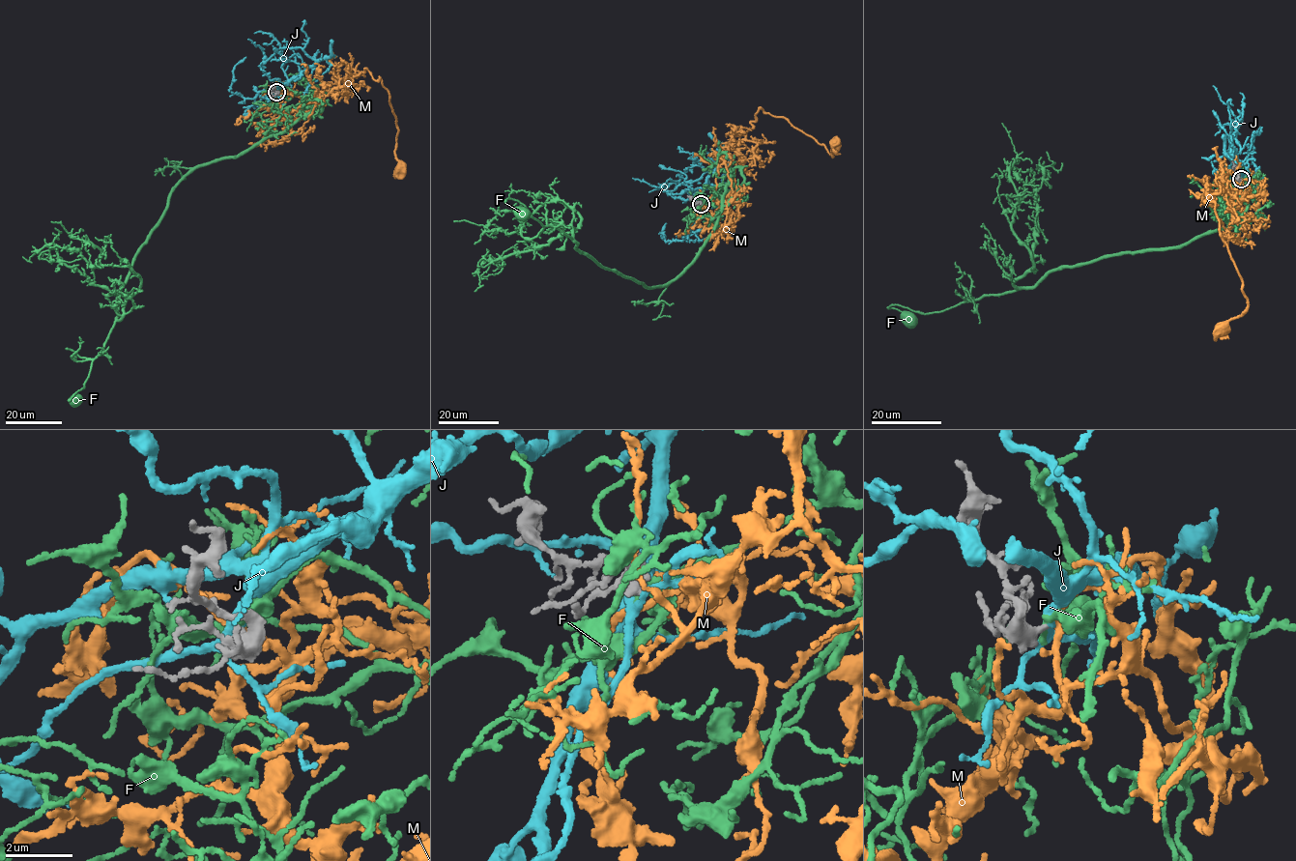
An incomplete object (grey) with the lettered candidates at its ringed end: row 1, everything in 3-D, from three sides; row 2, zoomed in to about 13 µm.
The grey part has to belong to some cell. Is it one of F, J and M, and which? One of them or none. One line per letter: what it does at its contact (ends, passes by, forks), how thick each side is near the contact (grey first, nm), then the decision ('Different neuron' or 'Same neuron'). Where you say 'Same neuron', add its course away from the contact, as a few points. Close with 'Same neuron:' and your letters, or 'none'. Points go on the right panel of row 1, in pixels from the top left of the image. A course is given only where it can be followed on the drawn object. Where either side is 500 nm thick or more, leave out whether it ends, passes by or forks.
F: It ends there. Thickness 320 nm (grey) against 200 nm. Different neuron
J: It forks there. Thickness 320 nm (grey) against 240 nm. Different neuron
M: It passes by. Thickness 320 nm (grey) against 180 nm. Same neuron. Its course: (1241, 179), (1229, 205), (1212, 197), (1218, 186), (1205, 202), (1247, 301), (1223, 328)
Same neuron: M

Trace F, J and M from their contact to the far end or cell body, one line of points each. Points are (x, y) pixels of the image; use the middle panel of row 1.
F: (701, 204), (744, 182), (739, 168), (698, 254), (651, 288), (604, 269), (506, 200), (520, 213)
J: (701, 204), (711, 162), (709, 157), (695, 161), (677, 181), (669, 180), (662, 187), (665, 182)
M: (701, 204), (714, 197), (730, 136), (742, 140), (760, 108), (784, 117), (833, 157), (835, 144)

